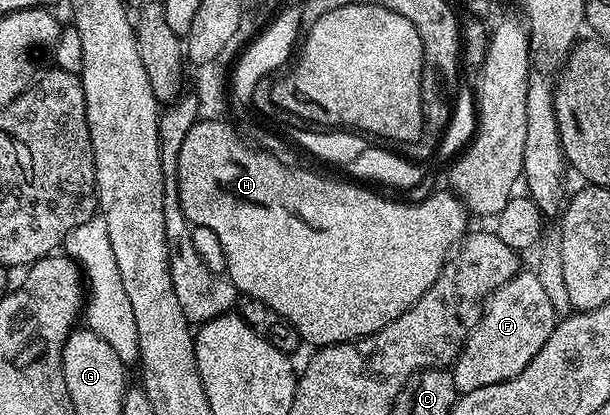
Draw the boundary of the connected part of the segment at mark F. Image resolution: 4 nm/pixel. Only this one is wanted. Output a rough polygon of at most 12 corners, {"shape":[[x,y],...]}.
{"shape":[[533,270],[491,293],[456,389],[519,375],[555,322]]}

